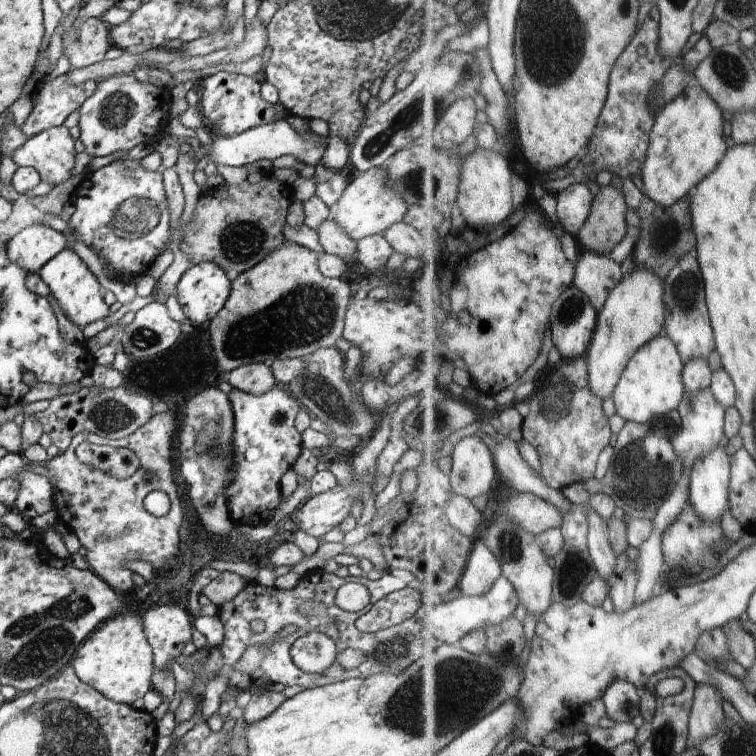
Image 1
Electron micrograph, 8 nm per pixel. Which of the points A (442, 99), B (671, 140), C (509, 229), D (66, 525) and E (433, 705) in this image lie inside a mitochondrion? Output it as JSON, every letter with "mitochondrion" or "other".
{"A":"mitochondrion","B":"other","C":"other","D":"other","E":"mitochondrion"}

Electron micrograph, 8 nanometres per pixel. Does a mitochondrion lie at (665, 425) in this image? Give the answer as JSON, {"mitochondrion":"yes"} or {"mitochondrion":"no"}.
{"mitochondrion":"yes"}

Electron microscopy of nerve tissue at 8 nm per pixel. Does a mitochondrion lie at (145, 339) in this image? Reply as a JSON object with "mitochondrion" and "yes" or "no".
{"mitochondrion":"yes"}

